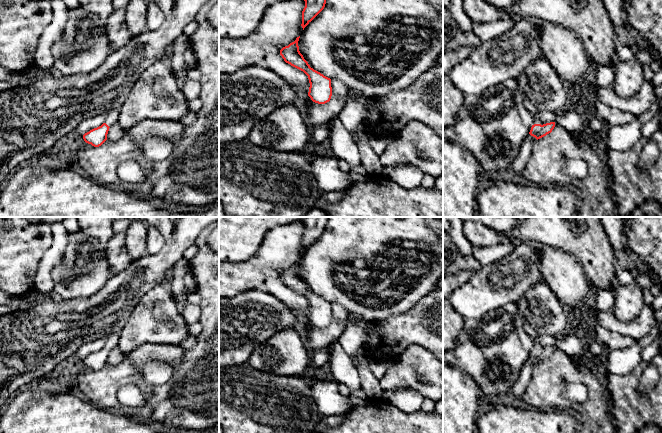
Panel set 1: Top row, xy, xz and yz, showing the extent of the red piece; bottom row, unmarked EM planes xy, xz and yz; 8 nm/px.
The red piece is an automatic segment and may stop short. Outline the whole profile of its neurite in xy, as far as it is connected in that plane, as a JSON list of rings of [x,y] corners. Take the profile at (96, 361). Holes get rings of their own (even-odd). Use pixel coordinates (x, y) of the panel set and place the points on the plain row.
[[[120,332],[112,333],[106,338],[105,346],[101,350],[90,354],[83,359],[84,365],[94,371],[101,370],[107,364],[109,352],[117,347],[119,338]]]

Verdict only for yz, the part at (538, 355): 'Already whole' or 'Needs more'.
Needs more

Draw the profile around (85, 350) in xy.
[[[106,338],[90,341],[77,349],[74,356],[84,359],[90,354],[101,350],[105,346]]]

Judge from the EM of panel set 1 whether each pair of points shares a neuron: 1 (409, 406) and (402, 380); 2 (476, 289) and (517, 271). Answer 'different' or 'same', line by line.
1: different
2: same

